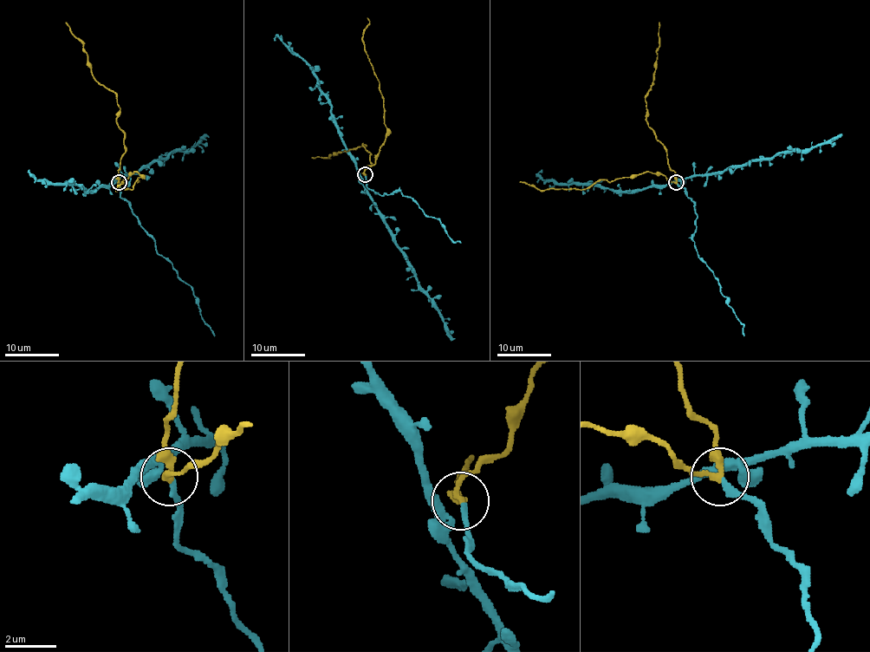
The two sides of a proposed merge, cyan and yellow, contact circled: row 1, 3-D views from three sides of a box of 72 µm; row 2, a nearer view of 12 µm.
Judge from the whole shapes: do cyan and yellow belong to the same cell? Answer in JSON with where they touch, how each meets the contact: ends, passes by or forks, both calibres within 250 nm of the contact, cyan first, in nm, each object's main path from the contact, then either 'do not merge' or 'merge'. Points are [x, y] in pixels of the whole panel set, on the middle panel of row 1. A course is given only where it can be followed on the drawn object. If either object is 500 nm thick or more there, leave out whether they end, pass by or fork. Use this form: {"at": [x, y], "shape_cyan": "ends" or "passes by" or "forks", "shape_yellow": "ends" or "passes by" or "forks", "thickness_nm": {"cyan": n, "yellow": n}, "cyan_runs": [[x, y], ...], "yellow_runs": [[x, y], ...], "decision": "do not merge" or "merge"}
{"at": [365, 174], "shape_cyan": "passes by", "shape_yellow": "passes by", "thickness_nm": {"cyan": 170, "yellow": 260}, "cyan_runs": [[365, 175], [366, 185], [374, 192], [400, 192], [427, 216], [438, 218], [447, 233], [455, 242], [460, 242]], "yellow_runs": [[365, 175], [364, 171], [370, 166], [370, 153], [364, 144], [329, 157], [312, 157]], "decision": "merge"}

